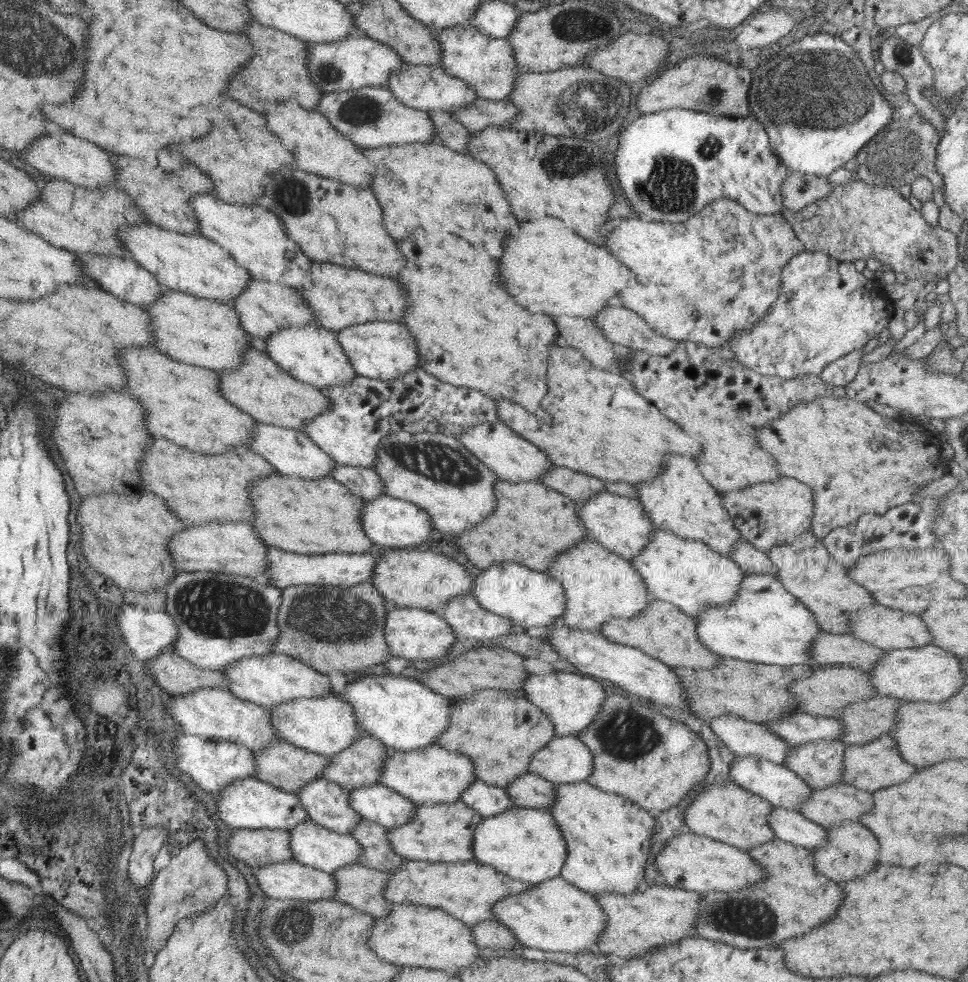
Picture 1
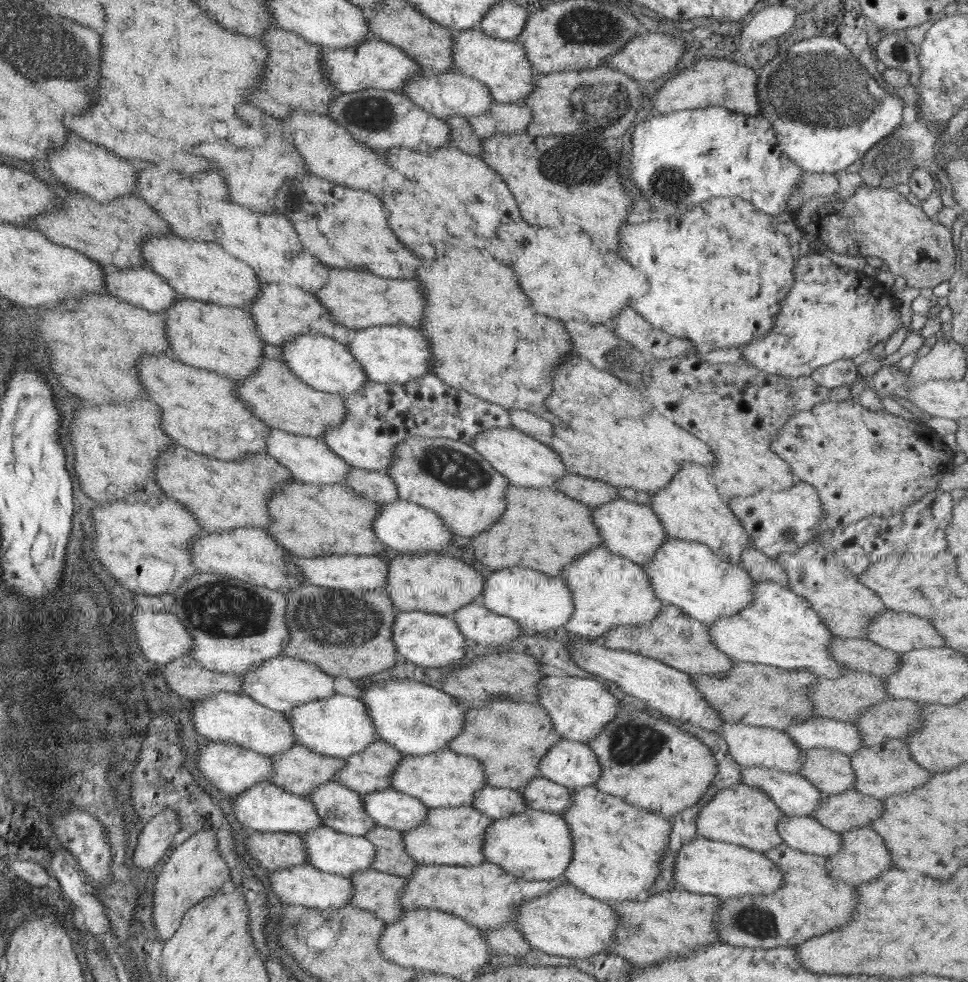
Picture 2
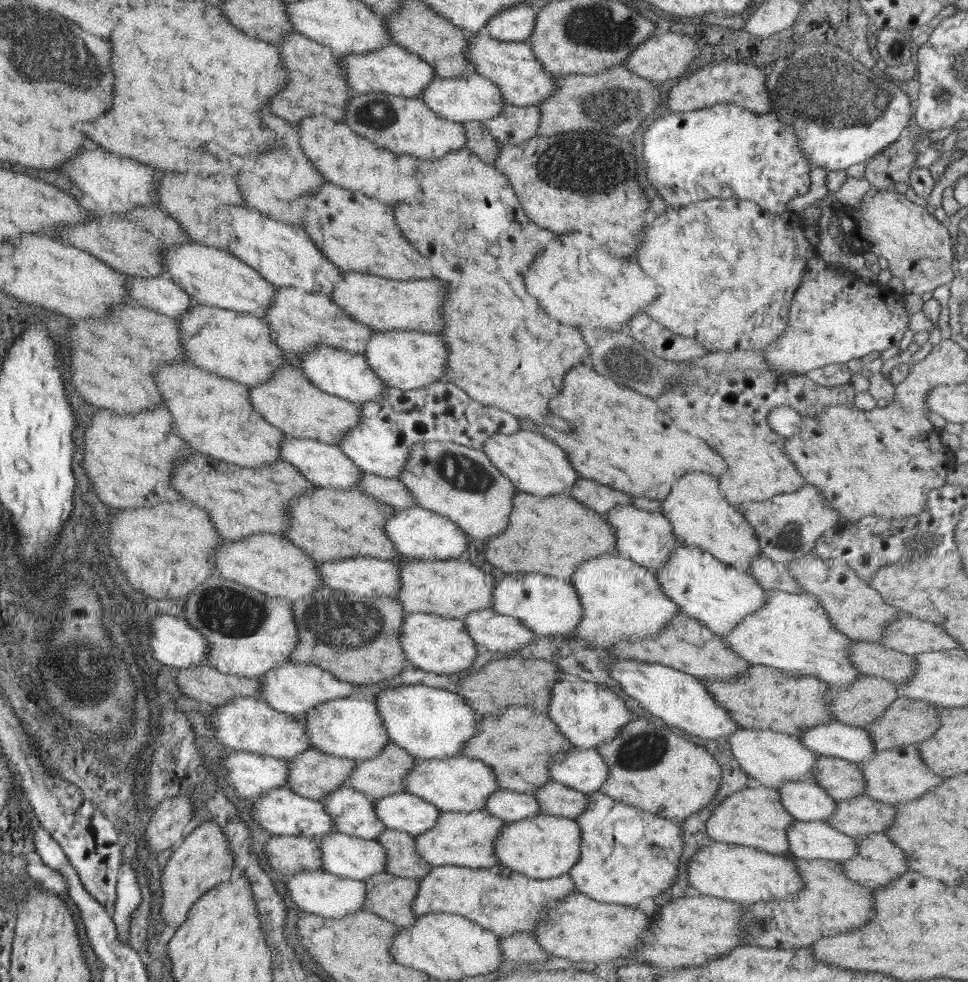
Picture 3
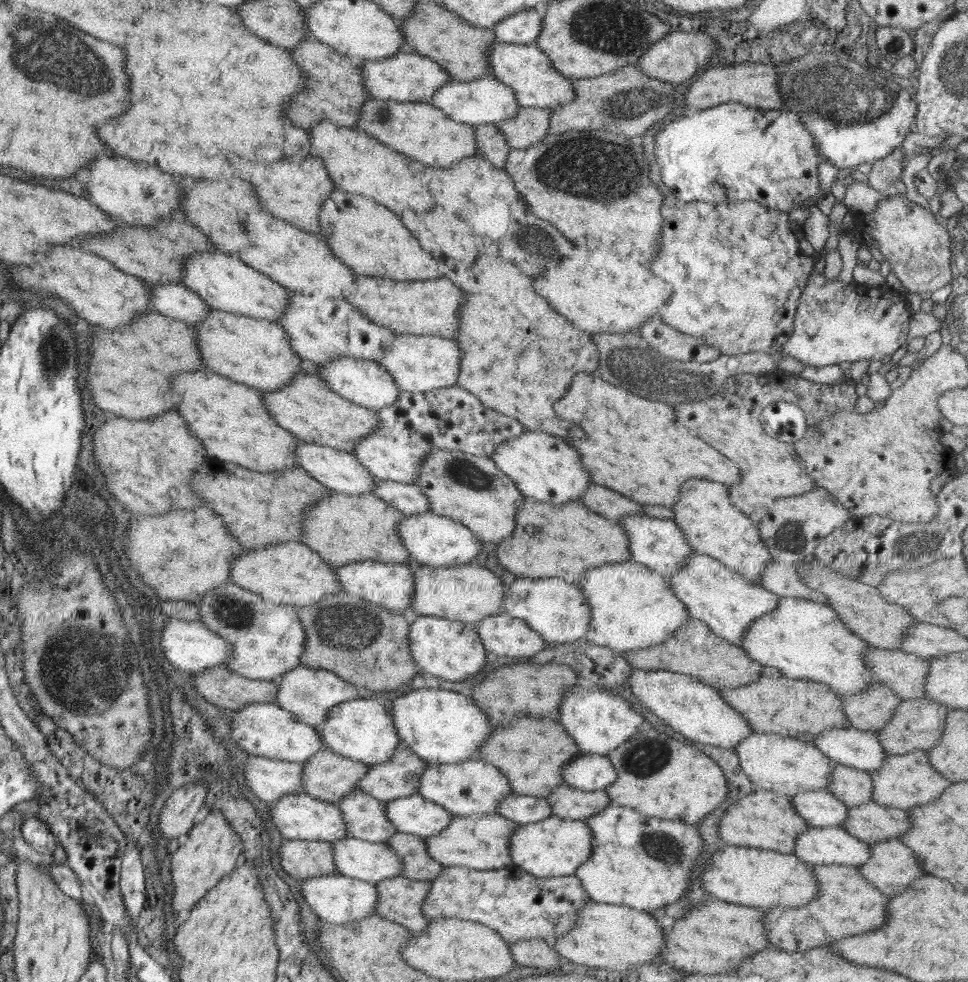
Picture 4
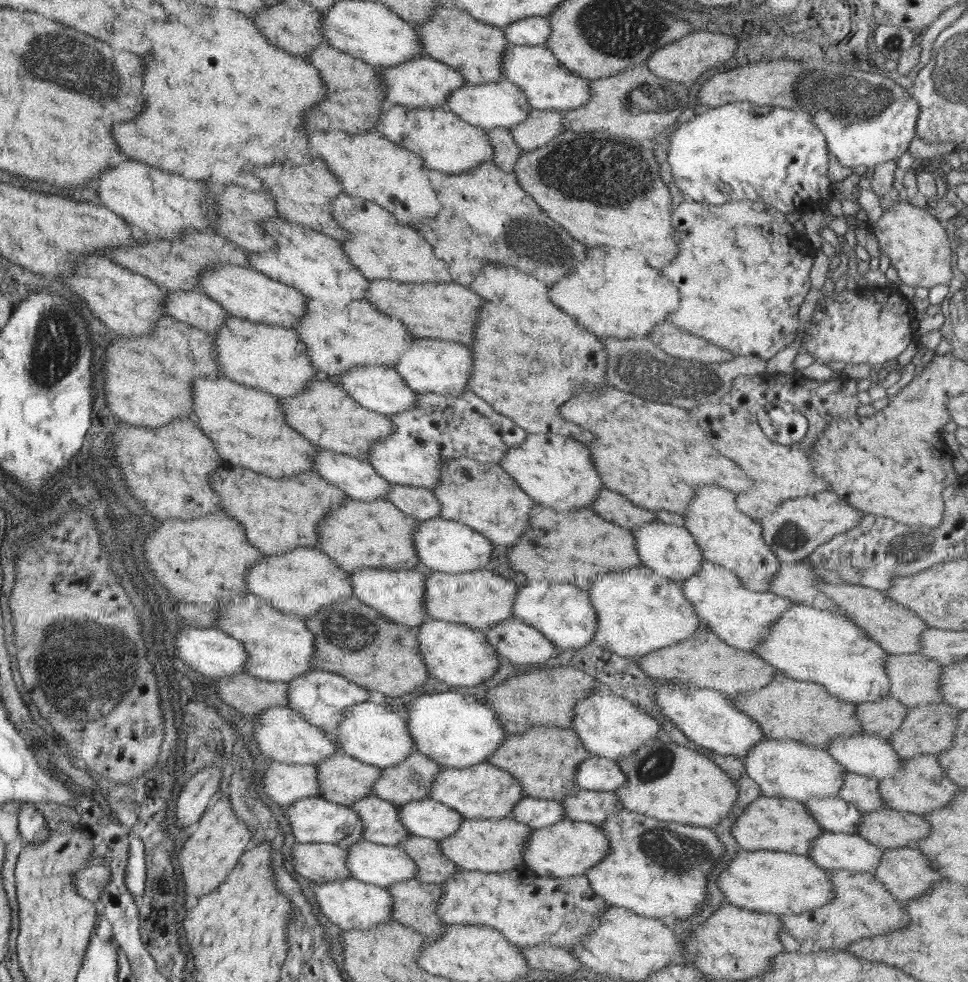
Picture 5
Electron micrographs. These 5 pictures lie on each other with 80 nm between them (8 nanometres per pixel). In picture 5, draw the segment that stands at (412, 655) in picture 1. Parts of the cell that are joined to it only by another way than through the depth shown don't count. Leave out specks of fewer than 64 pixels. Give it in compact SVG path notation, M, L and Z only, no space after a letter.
M427 617L418 626L420 654L429 668L430 675L446 682L448 686L480 686L485 680L494 678L500 668L499 654L490 646L485 634L468 625L446 622Z

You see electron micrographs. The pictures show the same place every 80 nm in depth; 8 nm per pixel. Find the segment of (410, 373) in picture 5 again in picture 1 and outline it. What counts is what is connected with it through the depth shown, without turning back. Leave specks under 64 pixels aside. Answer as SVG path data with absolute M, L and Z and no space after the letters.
M378 321L355 324L337 332L340 344L359 376L394 380L420 368L420 350L411 330L402 323Z

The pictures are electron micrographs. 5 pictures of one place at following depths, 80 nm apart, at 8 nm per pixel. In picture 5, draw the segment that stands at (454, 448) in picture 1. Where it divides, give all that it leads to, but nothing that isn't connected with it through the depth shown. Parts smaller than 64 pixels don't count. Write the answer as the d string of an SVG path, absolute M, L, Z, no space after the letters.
M461 456L451 458L441 468L441 482L432 488L441 504L442 518L460 521L488 537L494 545L515 544L529 526L533 506L537 502L500 466L492 462L478 462Z

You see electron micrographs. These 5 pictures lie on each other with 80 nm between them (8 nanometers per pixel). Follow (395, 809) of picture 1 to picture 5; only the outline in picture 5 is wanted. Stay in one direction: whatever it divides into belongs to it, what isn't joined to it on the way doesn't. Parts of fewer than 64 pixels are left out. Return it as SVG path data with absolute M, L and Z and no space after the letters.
M432 798L397 805L399 817L412 835L442 840L457 833L463 816L452 807Z

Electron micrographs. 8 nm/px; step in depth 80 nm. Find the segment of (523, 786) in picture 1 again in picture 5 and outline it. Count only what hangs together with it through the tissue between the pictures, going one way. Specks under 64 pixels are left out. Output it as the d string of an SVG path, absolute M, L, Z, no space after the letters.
M575 788L570 796L563 798L561 802L565 808L565 818L594 825L602 824L624 809L624 803L612 791Z

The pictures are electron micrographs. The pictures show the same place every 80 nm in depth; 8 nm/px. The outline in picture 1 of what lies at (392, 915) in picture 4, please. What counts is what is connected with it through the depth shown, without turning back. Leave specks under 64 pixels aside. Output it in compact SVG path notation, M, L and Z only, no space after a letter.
M347 864L333 872L337 880L334 900L355 906L374 918L391 913L391 903L385 897L389 874L360 864Z

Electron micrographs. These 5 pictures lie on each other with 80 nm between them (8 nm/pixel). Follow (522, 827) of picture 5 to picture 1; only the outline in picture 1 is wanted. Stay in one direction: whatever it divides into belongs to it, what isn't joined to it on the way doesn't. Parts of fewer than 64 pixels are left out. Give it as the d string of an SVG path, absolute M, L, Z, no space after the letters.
M464 801L443 804L416 803L415 818L398 828L389 829L389 841L394 852L402 858L426 862L464 862L475 860L472 852L477 826L483 815Z

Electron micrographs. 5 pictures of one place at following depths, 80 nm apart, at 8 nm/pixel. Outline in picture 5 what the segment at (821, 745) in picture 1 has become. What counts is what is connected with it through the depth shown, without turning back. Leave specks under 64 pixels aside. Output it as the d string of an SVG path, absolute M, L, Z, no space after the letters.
M845 771L843 779L838 797L853 804L861 813L888 807L879 793L879 782L874 777Z

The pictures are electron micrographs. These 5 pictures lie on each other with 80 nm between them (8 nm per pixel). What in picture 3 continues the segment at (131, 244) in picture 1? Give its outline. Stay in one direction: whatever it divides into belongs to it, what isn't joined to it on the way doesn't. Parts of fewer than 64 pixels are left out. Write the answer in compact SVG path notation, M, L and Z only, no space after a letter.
M194 241L181 242L171 248L163 248L161 261L165 266L166 276L180 285L195 303L248 312L262 319L277 294L274 284L229 250L204 246Z

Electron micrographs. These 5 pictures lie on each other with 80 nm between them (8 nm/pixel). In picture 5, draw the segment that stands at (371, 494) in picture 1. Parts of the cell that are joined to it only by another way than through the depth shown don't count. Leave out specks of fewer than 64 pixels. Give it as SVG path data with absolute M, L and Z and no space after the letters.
M392 483L386 500L420 521L430 520L441 514L441 504L431 489Z

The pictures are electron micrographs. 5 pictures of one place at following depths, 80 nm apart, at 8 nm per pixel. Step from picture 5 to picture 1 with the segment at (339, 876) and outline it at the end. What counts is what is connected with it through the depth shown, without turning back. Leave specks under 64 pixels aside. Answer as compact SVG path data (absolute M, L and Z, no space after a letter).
M234 828L233 831L230 841L226 842L228 852L253 868L294 860L290 850L291 834L287 830Z

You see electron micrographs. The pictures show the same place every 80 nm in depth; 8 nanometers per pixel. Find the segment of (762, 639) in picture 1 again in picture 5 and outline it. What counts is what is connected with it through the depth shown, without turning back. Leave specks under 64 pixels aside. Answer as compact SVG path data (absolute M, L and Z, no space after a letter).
M794 603L771 624L768 635L754 653L786 678L826 686L828 694L836 700L852 702L854 706L858 703L878 702L891 689L889 674L885 669L889 653L858 627L842 613L839 615Z

